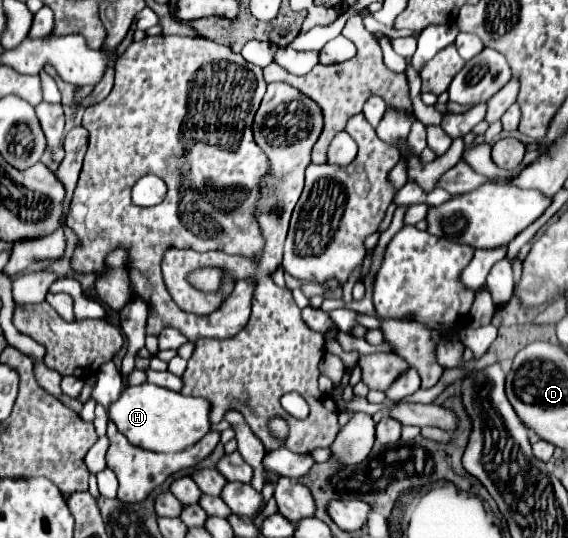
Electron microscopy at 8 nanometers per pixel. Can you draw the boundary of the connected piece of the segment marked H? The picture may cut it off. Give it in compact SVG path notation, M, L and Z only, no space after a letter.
M151 383L125 387L121 397L109 405L109 421L117 425L117 429L129 439L131 445L159 453L187 449L189 445L195 445L205 433L209 433L211 427L209 403L205 403L201 397L185 397Z

